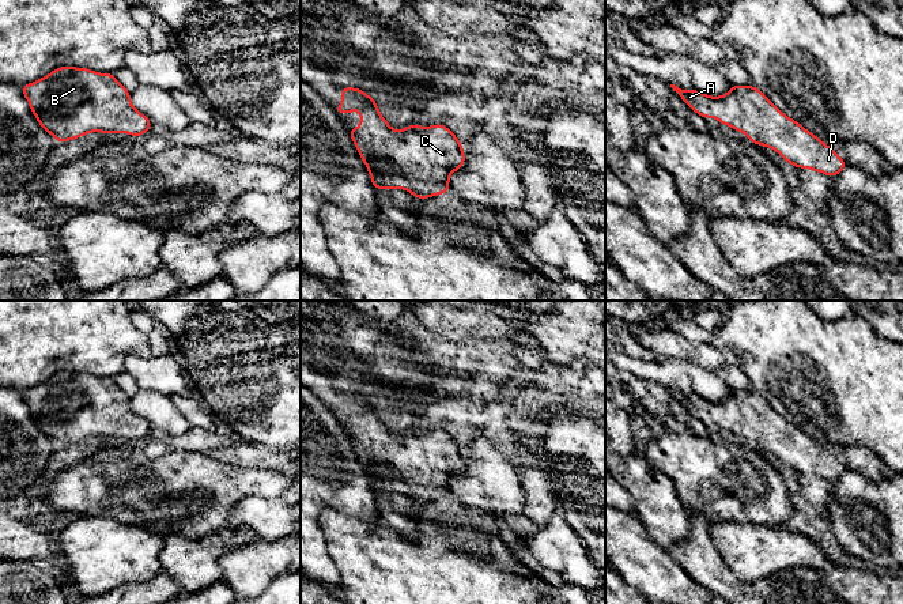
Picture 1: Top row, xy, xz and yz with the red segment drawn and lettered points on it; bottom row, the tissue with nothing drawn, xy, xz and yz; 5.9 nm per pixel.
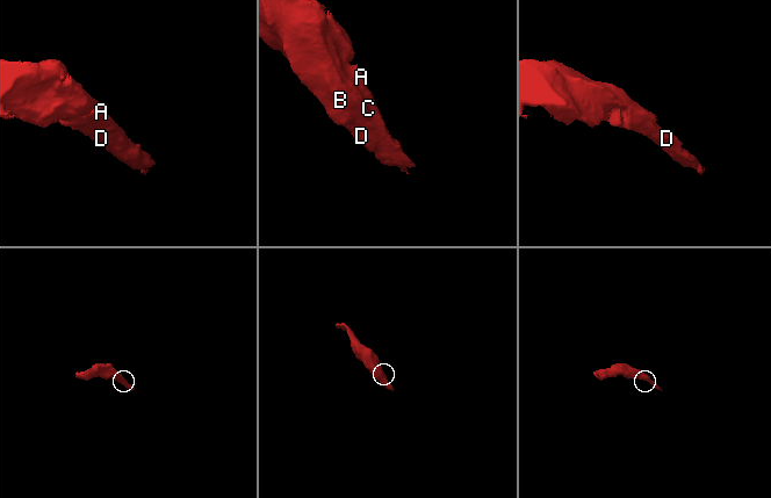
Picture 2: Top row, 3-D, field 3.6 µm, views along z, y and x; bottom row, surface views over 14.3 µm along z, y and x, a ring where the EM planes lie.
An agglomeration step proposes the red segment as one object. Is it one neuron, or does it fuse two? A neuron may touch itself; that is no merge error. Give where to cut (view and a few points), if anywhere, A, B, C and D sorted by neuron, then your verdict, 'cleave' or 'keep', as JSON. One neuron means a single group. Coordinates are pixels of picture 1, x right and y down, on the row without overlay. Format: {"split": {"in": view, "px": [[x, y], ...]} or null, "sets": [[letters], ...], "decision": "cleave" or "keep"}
{"split": null, "sets": [["A", "B", "C", "D"]], "decision": "keep"}

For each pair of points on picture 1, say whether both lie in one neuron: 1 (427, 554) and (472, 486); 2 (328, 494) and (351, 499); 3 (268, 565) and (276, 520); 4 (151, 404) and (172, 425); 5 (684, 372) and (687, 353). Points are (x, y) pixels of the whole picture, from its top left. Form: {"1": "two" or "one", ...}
{"1": "two", "2": "one", "3": "two", "4": "one", "5": "two"}

